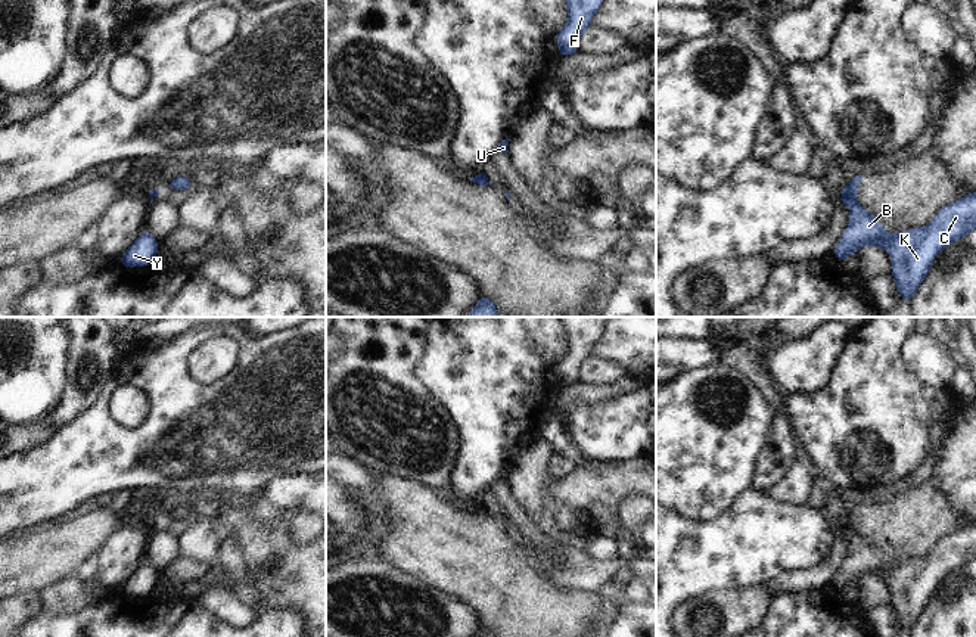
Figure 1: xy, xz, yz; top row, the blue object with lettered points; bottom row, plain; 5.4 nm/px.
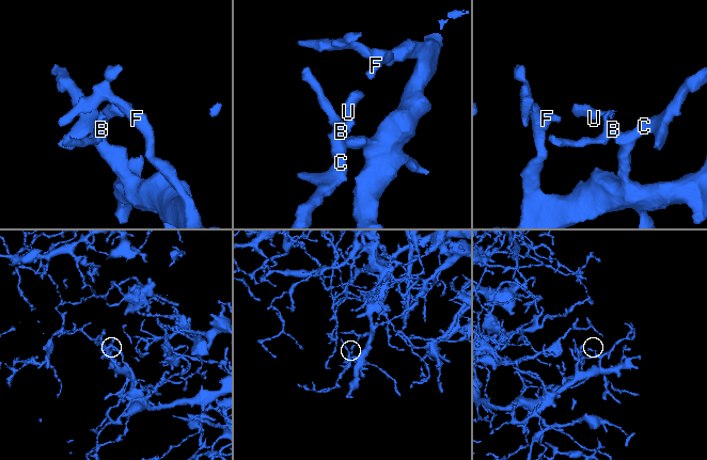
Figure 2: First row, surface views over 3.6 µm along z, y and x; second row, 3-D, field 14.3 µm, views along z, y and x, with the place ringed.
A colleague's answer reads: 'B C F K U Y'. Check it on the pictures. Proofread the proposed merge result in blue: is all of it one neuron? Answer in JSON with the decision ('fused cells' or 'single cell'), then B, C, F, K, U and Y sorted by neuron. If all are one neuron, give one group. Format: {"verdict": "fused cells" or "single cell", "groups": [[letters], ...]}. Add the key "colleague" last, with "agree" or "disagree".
{"verdict": "fused cells", "groups": [["B", "C", "F", "K", "Y"], ["U"]], "colleague": "disagree"}

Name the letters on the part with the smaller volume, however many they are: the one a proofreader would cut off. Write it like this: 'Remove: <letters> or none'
Remove: U

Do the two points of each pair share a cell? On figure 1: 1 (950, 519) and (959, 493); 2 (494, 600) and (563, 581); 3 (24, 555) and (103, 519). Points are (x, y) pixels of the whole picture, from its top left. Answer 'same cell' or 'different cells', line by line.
1: different cells
2: different cells
3: same cell

